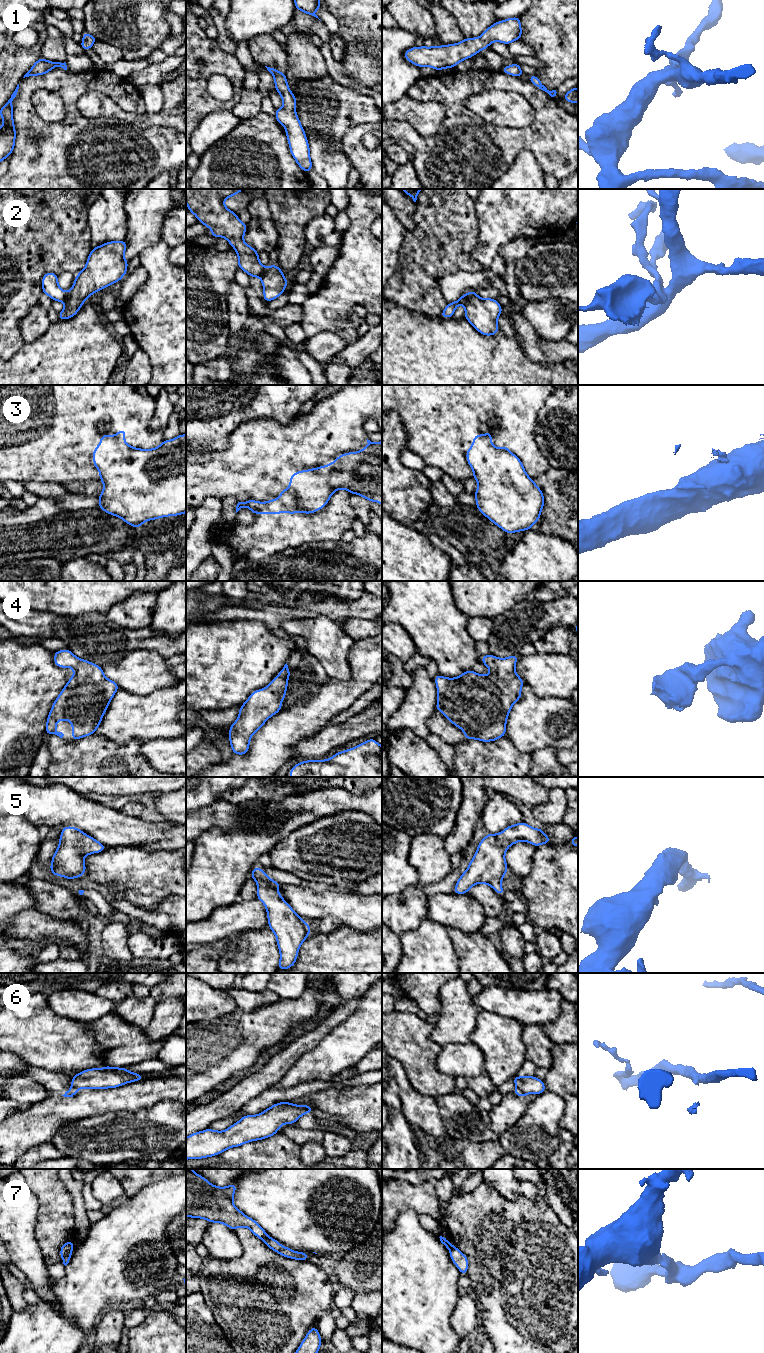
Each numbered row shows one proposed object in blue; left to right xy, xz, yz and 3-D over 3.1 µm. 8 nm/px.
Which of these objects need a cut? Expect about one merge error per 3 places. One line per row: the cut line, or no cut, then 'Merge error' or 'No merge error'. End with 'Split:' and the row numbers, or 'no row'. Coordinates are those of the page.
1: No split. No merge error
2: Split along yz (465, 294), (465, 299), (462, 303). Merge error
3: Split along xz (325, 466), (310, 472), (297, 489), (303, 512). Merge error
4: No split. No merge error
5: No split. No merge error
6: Split along yz (516, 1086), (525, 1094). Merge error
7: Split along xy (72, 1248), (62, 1258). Merge error
Split: 2, 3, 6, 7

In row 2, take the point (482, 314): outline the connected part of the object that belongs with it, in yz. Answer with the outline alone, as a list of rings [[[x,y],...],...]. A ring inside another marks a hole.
[[[468,291],[463,305],[465,306],[464,317],[481,334],[492,336],[499,333],[497,319],[503,312],[496,299],[481,299],[476,291]]]

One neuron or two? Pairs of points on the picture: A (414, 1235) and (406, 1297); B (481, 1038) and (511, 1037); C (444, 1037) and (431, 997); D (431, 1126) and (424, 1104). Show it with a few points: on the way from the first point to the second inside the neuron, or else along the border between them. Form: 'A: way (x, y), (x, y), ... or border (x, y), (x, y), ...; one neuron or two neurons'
A: way (409, 1250), (409, 1268), (406, 1282); one neuron
B: way (488, 1037), (504, 1037); one neuron
C: border (440, 990), (440, 1012), (438, 1014); two neurons
D: way (430, 1121), (424, 1115), (424, 1109); one neuron

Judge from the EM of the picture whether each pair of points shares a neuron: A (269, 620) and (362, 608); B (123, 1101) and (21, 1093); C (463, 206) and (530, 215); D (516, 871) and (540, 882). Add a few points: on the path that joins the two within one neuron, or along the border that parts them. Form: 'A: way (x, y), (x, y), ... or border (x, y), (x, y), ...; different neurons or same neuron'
A: way (292, 613), (316, 609), (339, 609); same neuron
B: border (49, 1096), (32, 1105); different neurons
C: border (473, 201), (479, 231); different neurons
D: border (534, 854), (532, 869), (522, 882); different neurons

